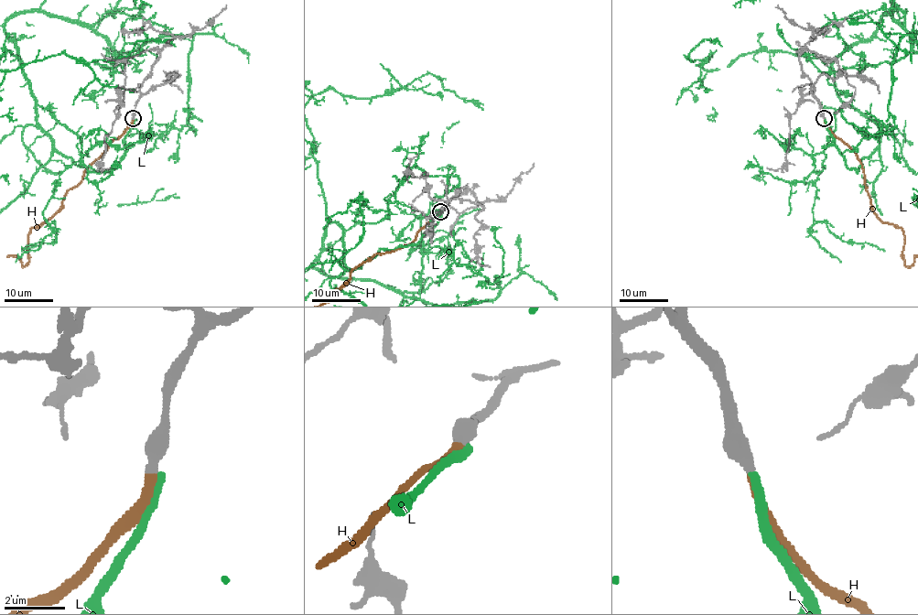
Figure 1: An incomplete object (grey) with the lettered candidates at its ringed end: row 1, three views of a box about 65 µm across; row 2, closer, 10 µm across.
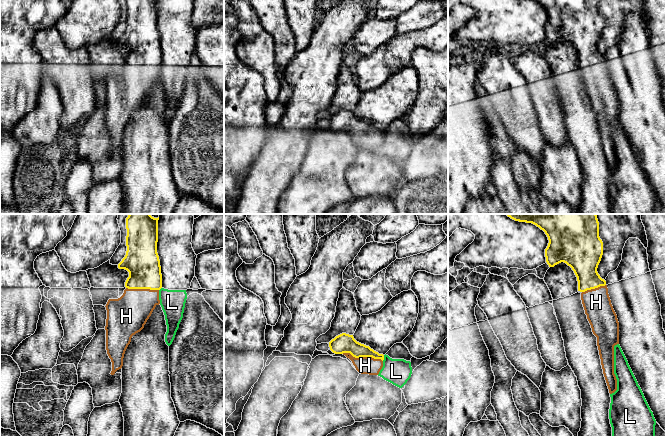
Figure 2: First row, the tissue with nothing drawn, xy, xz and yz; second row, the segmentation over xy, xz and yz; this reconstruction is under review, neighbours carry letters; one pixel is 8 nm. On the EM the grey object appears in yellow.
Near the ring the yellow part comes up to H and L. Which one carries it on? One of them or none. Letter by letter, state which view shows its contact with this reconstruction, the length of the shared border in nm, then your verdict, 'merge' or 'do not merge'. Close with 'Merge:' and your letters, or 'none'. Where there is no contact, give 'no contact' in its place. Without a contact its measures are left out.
H: meets yellow in xz; contact 340 nm long; merge
L: meets yellow in xz; contact 50 nm long; do not merge
Merge: H

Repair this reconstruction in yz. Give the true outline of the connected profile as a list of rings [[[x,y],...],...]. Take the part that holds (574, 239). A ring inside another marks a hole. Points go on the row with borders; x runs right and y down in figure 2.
[[[505,214],[519,222],[532,223],[545,232],[549,243],[545,249],[546,262],[549,267],[564,262],[572,268],[578,281],[578,291],[591,325],[597,337],[597,346],[601,359],[603,374],[612,394],[617,390],[614,374],[614,346],[619,344],[619,322],[611,304],[606,281],[597,272],[603,255],[603,242],[599,237],[599,222],[596,214]]]

